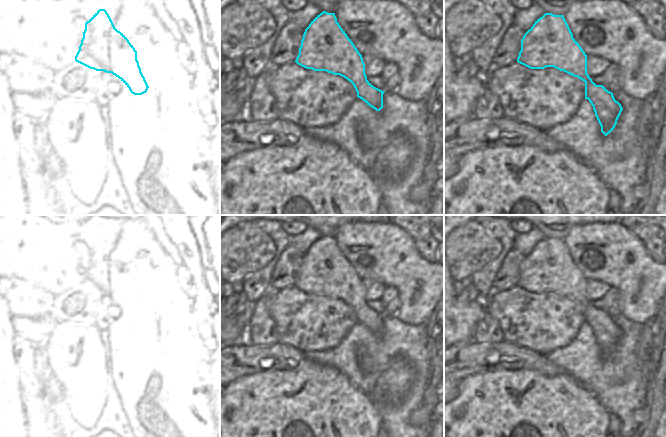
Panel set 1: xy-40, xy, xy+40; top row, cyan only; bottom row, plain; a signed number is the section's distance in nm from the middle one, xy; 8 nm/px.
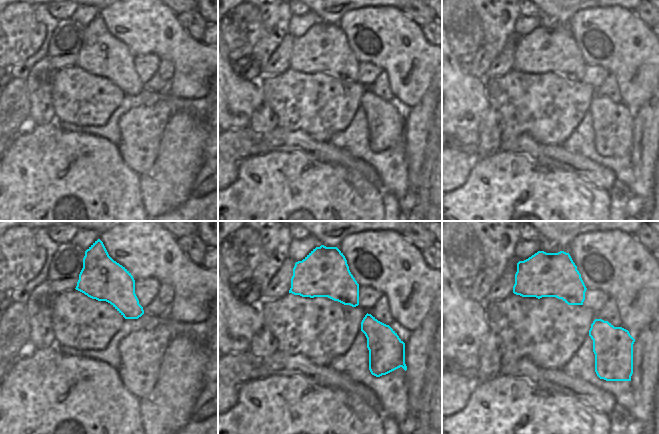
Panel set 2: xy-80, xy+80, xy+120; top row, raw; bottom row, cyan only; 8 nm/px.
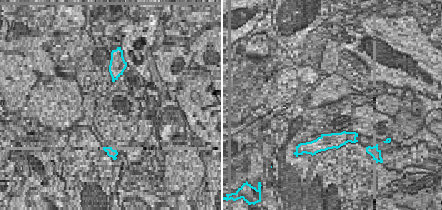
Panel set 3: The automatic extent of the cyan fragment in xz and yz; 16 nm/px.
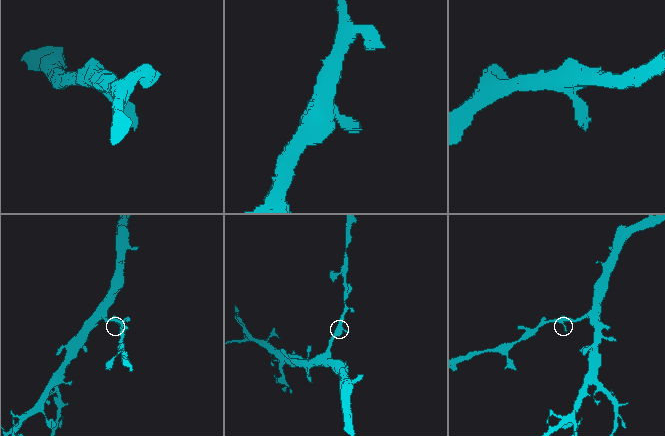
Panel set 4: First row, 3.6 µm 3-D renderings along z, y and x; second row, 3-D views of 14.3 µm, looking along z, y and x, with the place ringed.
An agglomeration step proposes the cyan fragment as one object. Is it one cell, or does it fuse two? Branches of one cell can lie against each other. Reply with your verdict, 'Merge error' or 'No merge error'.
No merge error.

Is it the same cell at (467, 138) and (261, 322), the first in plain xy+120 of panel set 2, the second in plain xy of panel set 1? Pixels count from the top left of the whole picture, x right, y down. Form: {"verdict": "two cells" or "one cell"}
{"verdict": "two cells"}

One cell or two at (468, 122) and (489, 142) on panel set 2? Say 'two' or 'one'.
two

